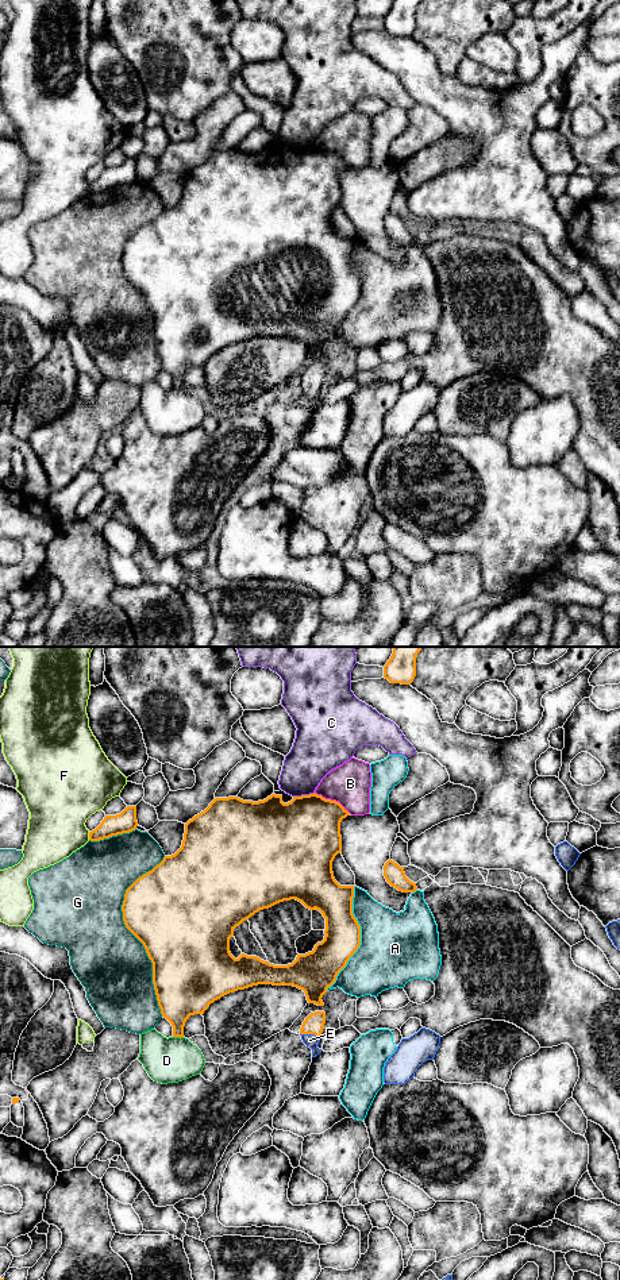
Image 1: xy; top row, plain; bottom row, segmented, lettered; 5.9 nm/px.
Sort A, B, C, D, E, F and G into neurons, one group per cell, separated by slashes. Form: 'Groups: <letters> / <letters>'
Groups: A / B / C / D / E / F / G

